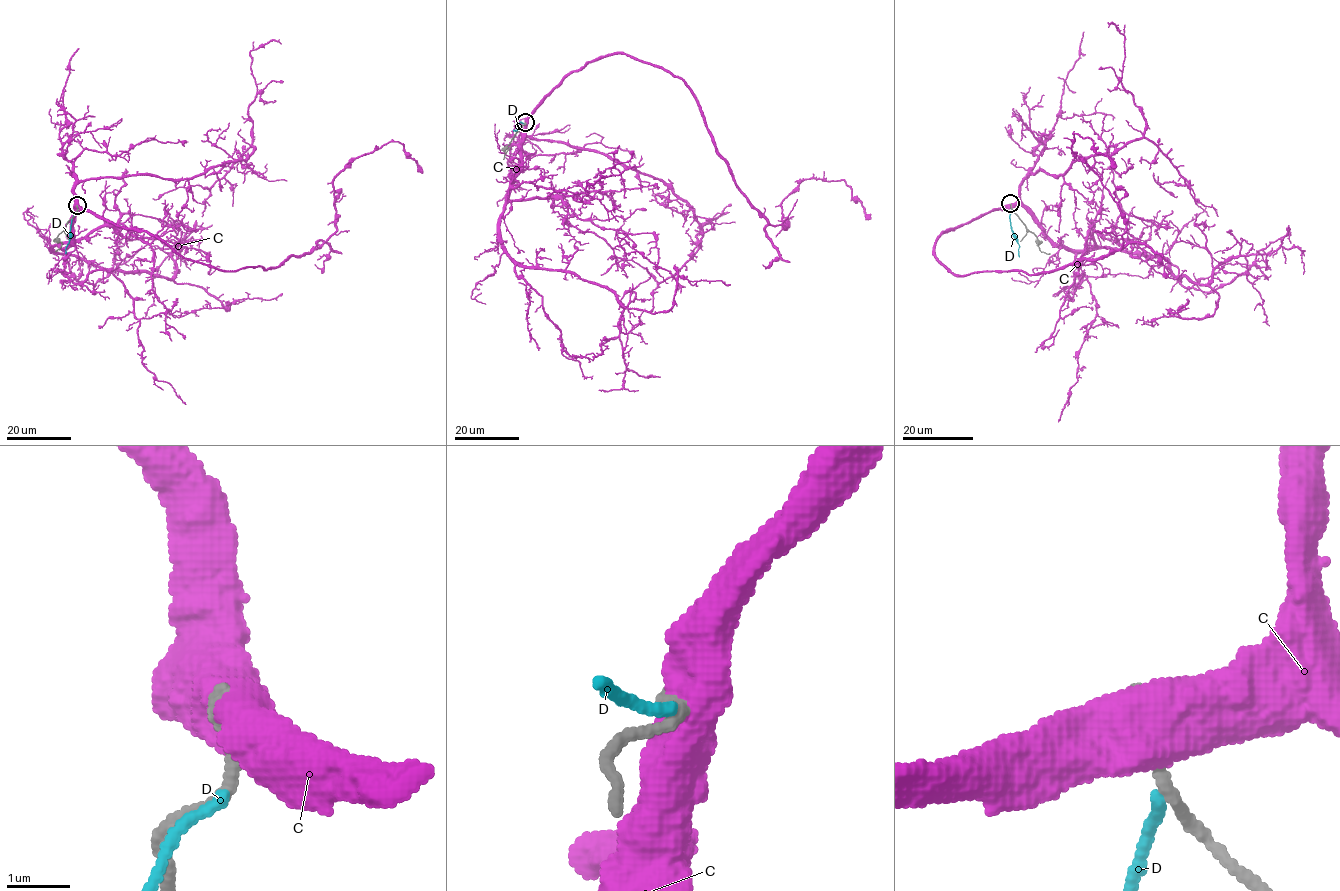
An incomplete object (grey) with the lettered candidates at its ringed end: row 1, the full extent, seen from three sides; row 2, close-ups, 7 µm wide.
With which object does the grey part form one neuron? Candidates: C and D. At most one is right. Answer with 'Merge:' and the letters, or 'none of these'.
Merge: none of these

